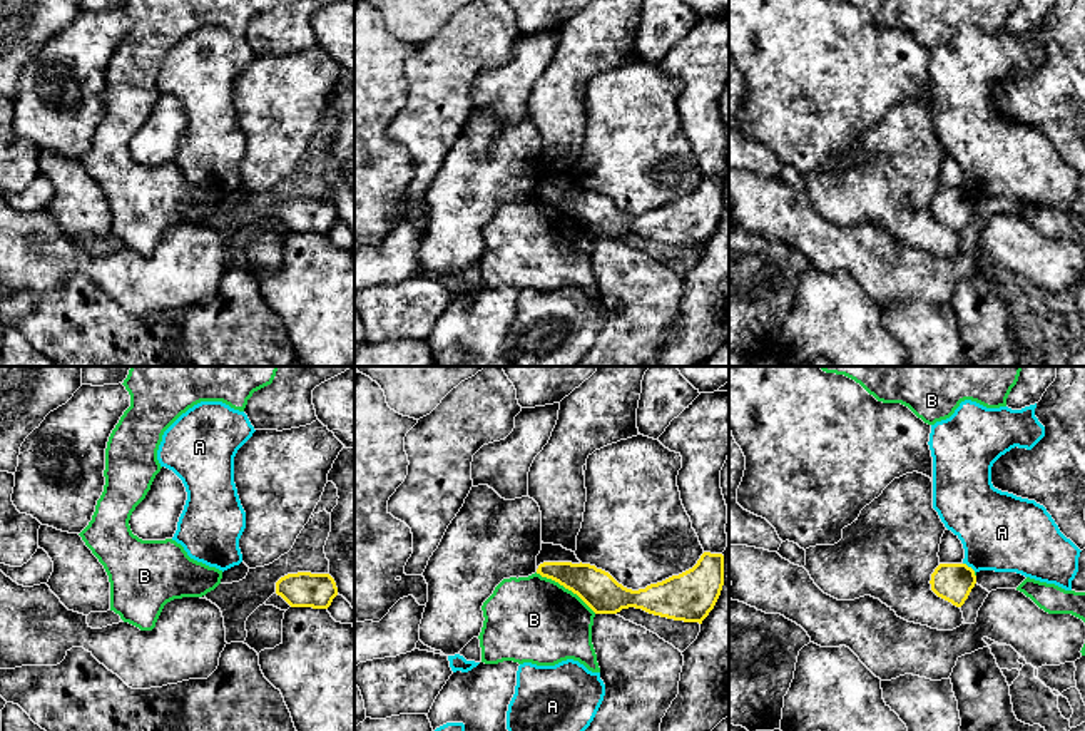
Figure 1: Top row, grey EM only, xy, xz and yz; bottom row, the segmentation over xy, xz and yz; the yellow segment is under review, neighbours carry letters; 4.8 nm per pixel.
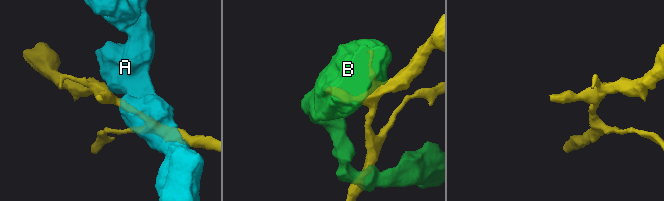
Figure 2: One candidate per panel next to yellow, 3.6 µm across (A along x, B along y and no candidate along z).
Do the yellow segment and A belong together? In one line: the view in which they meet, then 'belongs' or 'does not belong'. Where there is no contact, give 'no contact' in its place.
contact in yz; does not belong

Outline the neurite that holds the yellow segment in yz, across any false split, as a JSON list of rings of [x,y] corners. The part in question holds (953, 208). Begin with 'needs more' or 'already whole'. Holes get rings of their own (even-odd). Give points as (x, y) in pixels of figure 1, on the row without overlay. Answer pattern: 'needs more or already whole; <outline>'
already whole; [[[940,189],[930,209],[938,222],[961,233],[976,209],[976,201],[966,189]]]

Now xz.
already whole; [[[704,177],[692,194],[639,216],[627,214],[609,197],[582,187],[543,187],[537,199],[577,219],[595,239],[635,233],[654,241],[702,249],[724,211],[724,181]]]

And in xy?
already whole; [[[298,197],[281,202],[276,219],[291,233],[328,234],[338,221],[338,212],[329,199]]]

